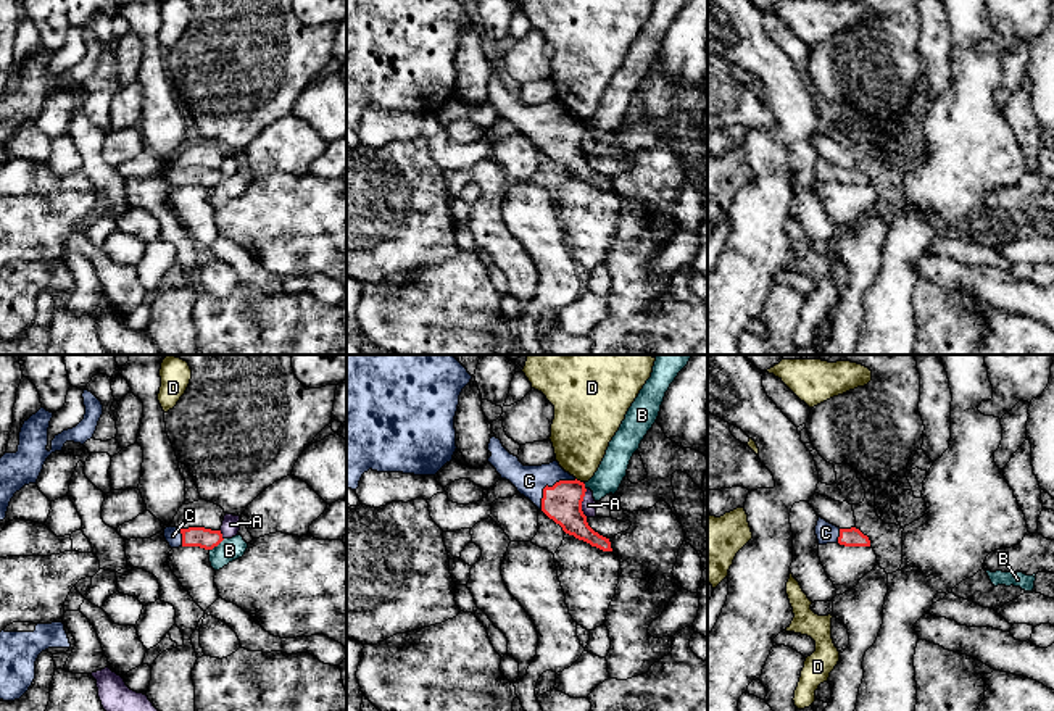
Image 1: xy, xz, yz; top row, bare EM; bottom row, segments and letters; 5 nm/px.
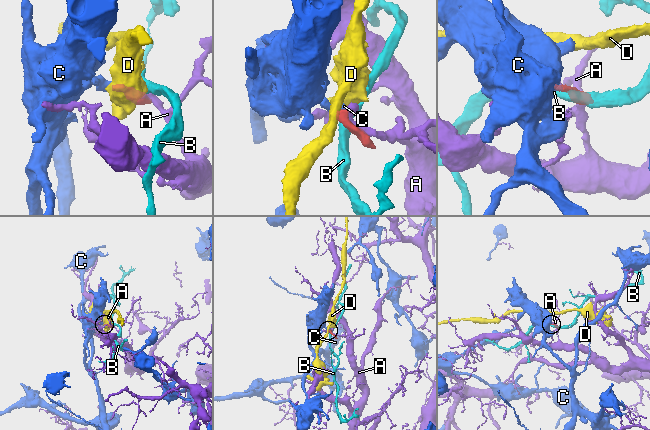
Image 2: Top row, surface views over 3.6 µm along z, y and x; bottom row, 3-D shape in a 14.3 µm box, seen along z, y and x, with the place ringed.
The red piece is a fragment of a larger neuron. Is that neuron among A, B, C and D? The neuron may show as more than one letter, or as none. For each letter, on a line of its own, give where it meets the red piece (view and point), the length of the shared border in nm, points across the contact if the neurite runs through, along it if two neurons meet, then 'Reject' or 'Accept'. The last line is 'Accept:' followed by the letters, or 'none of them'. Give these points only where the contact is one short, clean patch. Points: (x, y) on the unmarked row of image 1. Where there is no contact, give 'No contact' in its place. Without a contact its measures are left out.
A: Touches red at xz (580, 142). Shared border 140 nm. Reject
B: Touches red at xy (216, 184). Shared border 100 nm. Boundary: xy (224, 178), (210, 189). Reject
C: Touches red at xz (550, 126). Shared border 240 nm. Path across: xz (563, 141), (550, 126), (529, 120). Accept
D: Touches red at xz (579, 120). Shared border 50 nm. Boundary: xz (576, 116), (582, 121). Reject
Accept: C

